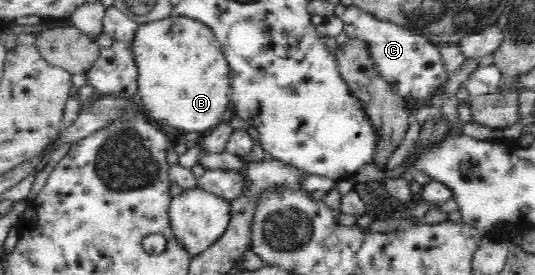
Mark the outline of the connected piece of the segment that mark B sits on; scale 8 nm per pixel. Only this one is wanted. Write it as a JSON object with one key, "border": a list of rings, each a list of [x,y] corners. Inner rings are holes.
{"border":[[[170,17],[166,20],[139,25],[133,40],[137,48],[137,65],[140,70],[138,77],[139,95],[143,102],[142,108],[150,116],[150,120],[168,124],[181,132],[199,132],[206,135],[224,121],[224,114],[232,104],[233,79],[229,62],[219,49],[214,33],[196,21],[184,17]]]}

